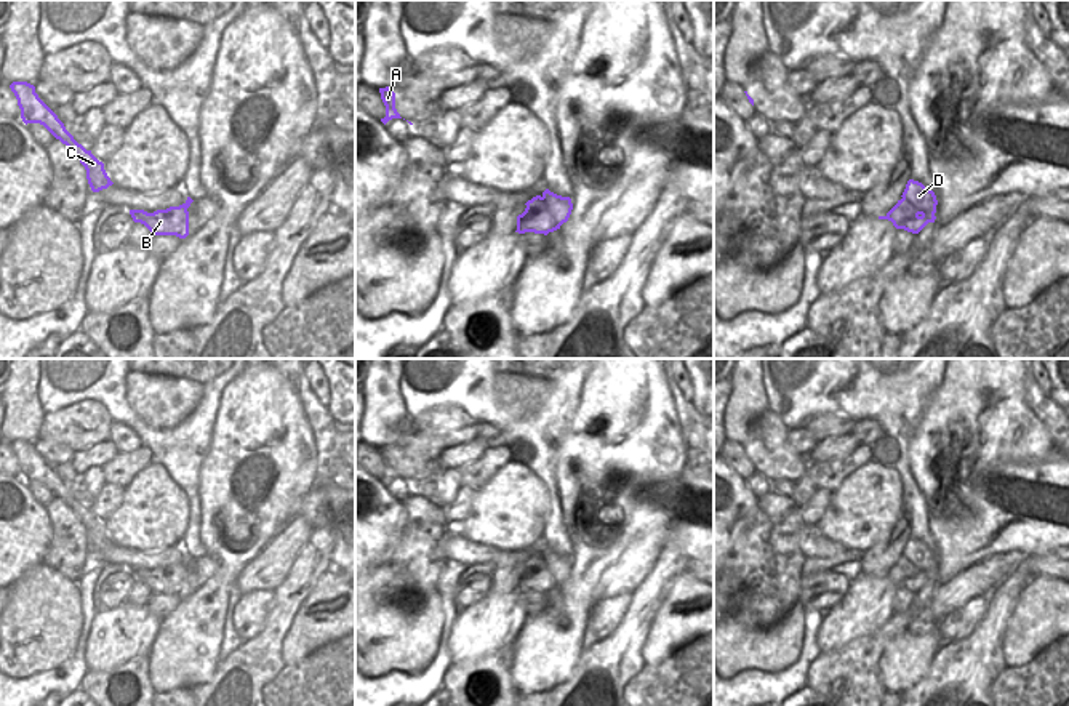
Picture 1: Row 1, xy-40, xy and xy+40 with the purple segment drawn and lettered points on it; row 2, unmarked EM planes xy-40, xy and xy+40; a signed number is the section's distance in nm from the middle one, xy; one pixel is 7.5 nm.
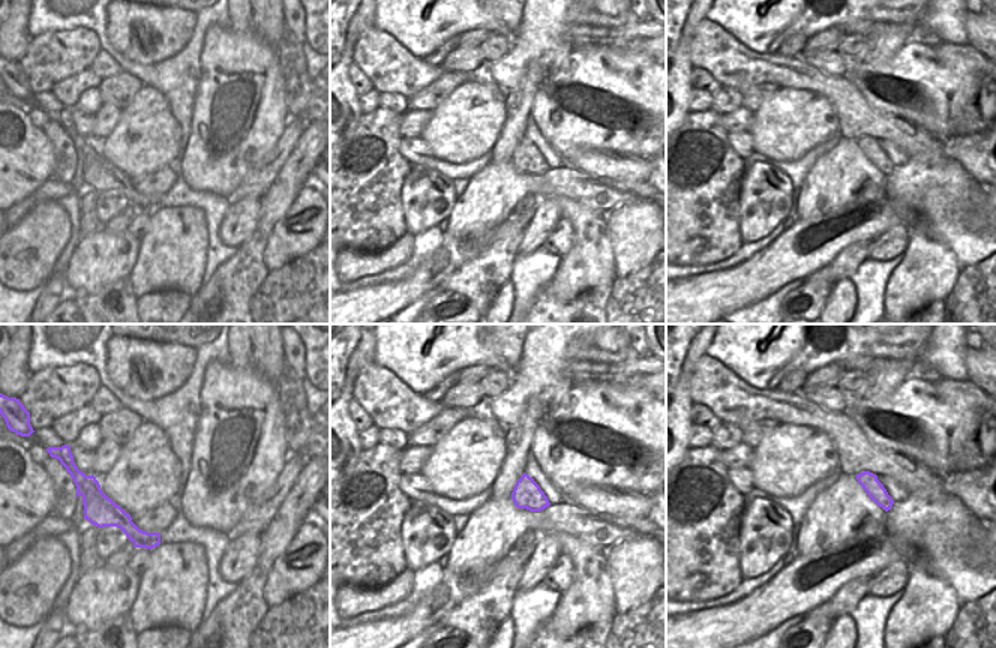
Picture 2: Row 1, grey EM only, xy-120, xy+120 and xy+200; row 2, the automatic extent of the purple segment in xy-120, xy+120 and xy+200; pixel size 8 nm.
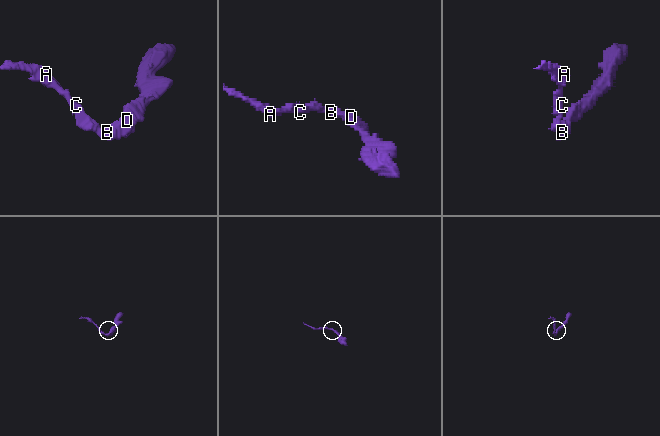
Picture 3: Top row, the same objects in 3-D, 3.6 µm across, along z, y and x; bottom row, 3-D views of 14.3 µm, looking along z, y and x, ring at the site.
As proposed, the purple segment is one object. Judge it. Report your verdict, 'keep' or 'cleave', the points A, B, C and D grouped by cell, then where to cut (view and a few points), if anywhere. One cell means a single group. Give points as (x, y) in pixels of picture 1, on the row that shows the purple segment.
keep | A B C D | no cut

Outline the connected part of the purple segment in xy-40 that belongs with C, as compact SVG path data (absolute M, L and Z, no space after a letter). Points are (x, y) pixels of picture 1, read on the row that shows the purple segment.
M13 82L10 88L18 99L22 122L26 125L43 125L56 139L66 144L85 166L86 179L93 192L99 192L114 184L104 170L104 163L74 139L58 115L38 98L34 85L27 82Z

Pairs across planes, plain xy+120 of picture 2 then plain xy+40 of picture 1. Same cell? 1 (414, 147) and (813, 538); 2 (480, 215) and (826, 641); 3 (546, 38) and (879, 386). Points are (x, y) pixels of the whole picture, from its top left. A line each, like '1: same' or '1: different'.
1: same
2: same
3: different

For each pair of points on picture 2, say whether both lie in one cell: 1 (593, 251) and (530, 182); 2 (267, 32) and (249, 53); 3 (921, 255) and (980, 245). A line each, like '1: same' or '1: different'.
1: same
2: different
3: different

